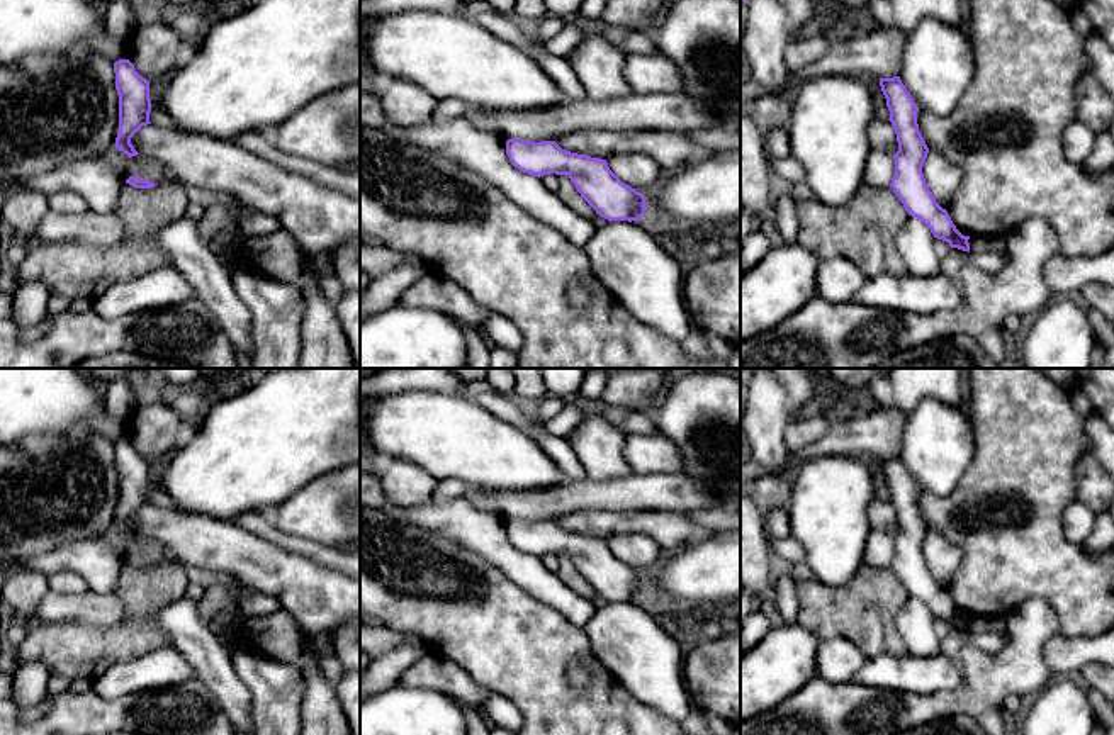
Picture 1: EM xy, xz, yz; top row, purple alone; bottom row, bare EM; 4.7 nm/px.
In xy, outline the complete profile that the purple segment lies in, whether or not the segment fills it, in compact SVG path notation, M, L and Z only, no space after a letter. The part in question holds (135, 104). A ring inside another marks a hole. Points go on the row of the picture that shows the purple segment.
M129 59L114 63L115 90L119 95L119 132L115 148L129 158L139 153L131 144L131 137L143 127L151 124L149 81L143 78Z

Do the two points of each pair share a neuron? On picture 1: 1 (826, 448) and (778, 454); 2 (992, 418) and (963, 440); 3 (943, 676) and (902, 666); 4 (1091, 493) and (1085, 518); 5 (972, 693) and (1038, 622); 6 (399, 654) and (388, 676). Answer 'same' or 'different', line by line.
1: different
2: different
3: same
4: different
5: same
6: same

